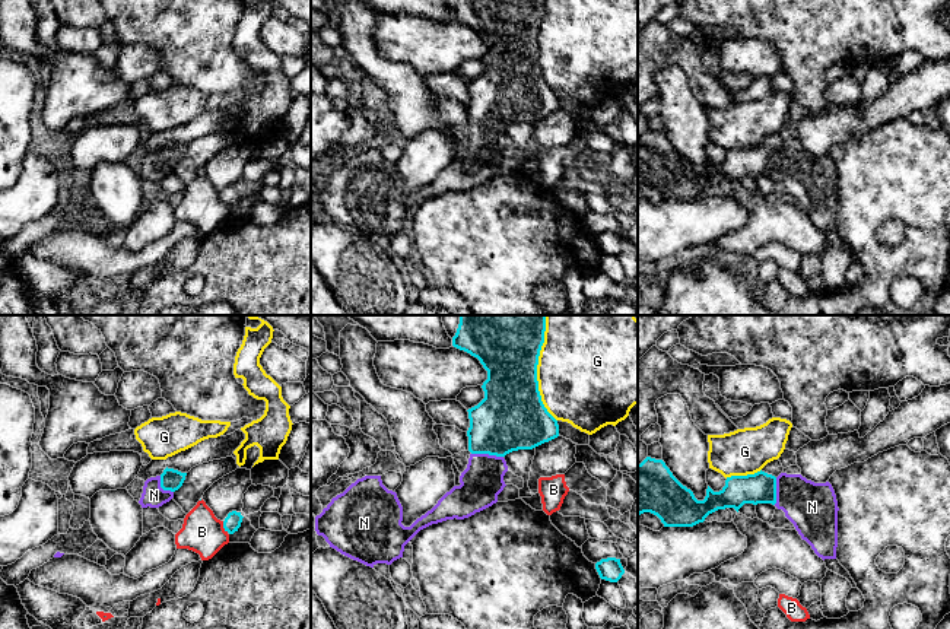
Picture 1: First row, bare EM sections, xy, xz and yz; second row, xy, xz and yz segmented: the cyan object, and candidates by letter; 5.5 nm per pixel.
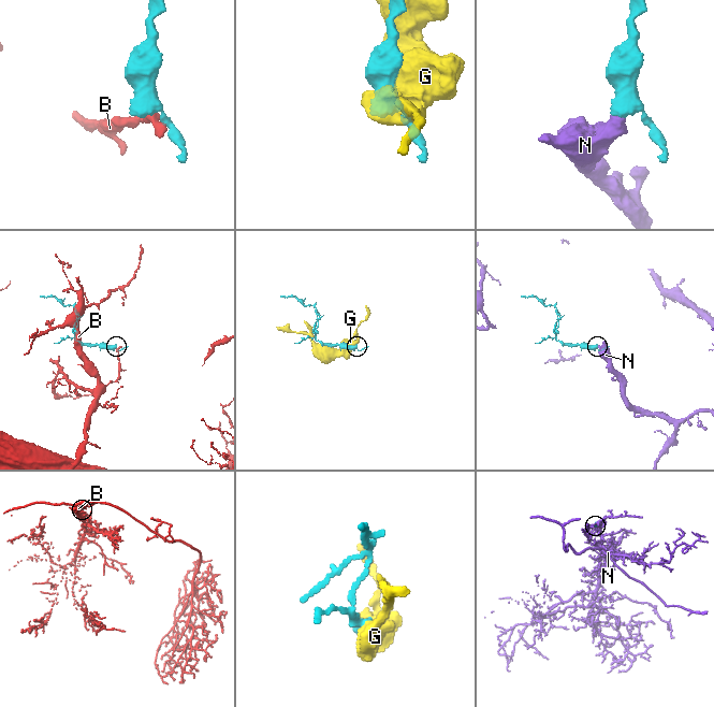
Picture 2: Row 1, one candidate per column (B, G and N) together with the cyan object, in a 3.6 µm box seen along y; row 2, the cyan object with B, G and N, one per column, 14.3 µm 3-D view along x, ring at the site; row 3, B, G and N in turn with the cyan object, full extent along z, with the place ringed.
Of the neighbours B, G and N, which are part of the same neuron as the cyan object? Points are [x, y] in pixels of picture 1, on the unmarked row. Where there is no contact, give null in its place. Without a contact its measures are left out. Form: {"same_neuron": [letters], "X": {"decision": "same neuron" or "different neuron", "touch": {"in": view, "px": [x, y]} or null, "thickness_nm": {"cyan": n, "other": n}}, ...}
{"same_neuron": ["N"], "B": {"decision": "different neuron", "touch": {"in": "xy", "px": [224, 200]}, "thickness_nm": {"cyan": 90, "other": 220}}, "G": {"decision": "different neuron", "touch": {"in": "xz", "px": [536, 47]}, "thickness_nm": {"cyan": 340, "other": 480}}, "N": {"decision": "same neuron", "touch": {"in": "xz", "px": [488, 126]}, "thickness_nm": {"cyan": 360, "other": 220}}}

